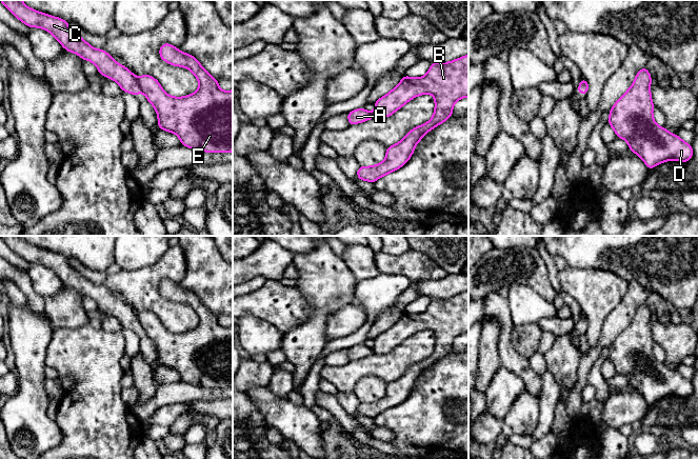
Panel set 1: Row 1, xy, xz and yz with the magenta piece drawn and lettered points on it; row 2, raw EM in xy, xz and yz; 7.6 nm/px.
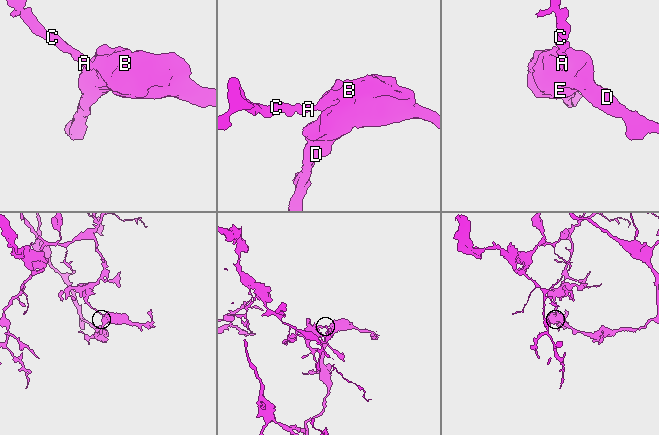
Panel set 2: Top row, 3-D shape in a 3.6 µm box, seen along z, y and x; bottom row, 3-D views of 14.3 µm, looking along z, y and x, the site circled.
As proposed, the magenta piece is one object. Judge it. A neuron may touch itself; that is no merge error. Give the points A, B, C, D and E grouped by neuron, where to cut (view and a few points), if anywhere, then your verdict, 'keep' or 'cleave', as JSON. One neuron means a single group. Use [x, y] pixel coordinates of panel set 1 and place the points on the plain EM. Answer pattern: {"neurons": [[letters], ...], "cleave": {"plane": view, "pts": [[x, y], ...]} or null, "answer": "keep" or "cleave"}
{"neurons": [["A", "C"], ["B", "D", "E"]], "cleave": {"plane": "xy", "pts": [[136, 314], [142, 326]]}, "answer": "cleave"}

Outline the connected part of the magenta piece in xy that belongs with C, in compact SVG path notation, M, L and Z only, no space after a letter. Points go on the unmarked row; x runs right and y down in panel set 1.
M0 236L5 243L28 263L40 263L51 268L65 286L75 288L83 296L93 298L99 310L116 317L122 327L136 332L142 327L137 313L122 300L116 298L104 285L92 283L83 274L75 270L68 258L26 242L22 236Z

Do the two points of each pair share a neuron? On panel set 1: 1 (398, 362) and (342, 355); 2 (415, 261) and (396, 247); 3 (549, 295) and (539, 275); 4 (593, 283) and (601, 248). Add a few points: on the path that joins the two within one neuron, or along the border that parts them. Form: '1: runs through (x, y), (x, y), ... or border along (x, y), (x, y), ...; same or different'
1: border along (348, 361), (340, 365), (325, 365); different
2: border along (411, 248), (398, 255), (390, 255), (382, 251); different
3: runs through (545, 290), (539, 280); same
4: border along (572, 266), (604, 268), (619, 276); different

